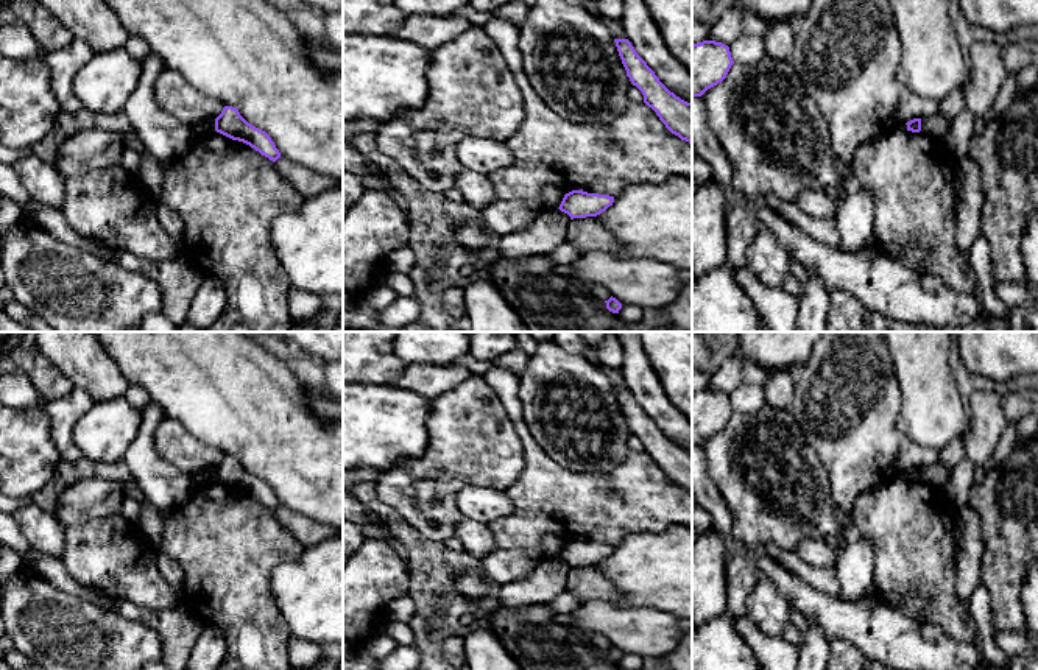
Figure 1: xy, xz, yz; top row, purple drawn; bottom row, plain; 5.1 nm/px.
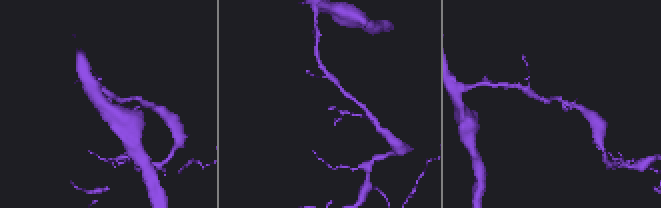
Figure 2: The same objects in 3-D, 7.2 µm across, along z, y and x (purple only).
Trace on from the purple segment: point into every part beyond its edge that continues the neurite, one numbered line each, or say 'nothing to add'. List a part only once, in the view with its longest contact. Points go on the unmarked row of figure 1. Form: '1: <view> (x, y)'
nothing to add

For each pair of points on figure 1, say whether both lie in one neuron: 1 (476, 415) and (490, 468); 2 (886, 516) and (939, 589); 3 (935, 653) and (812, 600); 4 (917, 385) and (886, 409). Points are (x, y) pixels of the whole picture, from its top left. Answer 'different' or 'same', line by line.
1: same
2: same
3: same
4: different

